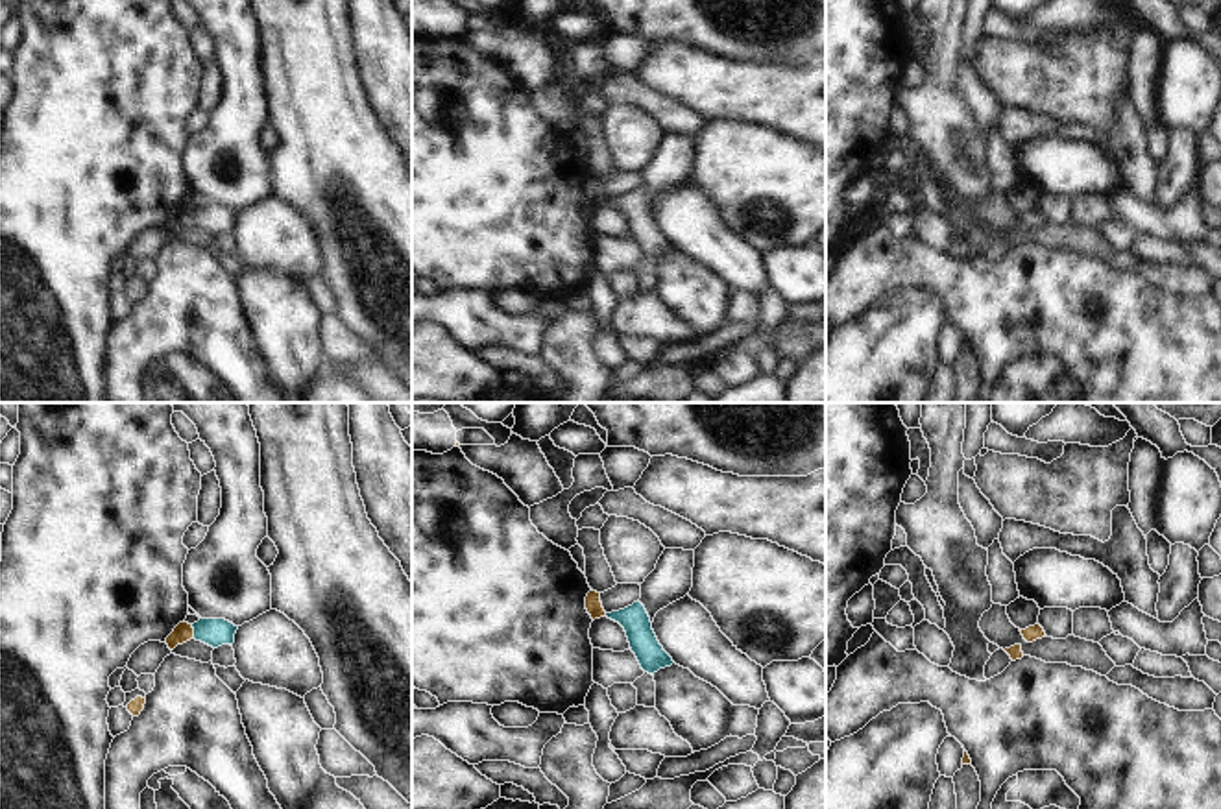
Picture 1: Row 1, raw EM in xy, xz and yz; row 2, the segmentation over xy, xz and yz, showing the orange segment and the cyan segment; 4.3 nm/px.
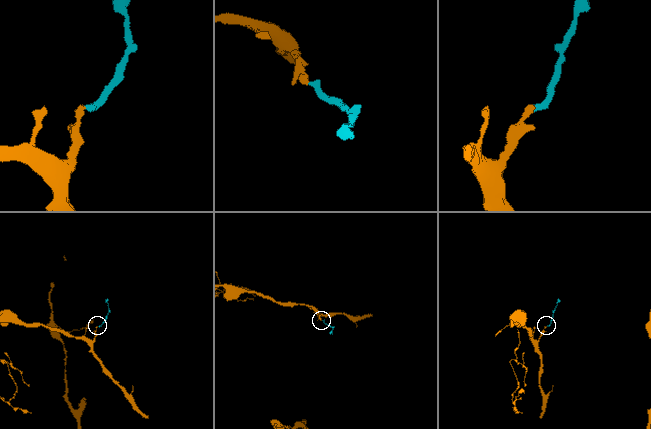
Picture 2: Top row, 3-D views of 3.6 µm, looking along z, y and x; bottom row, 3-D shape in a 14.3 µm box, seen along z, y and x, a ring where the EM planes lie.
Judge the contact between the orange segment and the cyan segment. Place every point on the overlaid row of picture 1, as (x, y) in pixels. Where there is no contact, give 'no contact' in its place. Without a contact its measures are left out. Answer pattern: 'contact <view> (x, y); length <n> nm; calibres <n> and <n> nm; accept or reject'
contact xy (193, 630); length 60 nm; calibres 90 and 130 nm; accept

